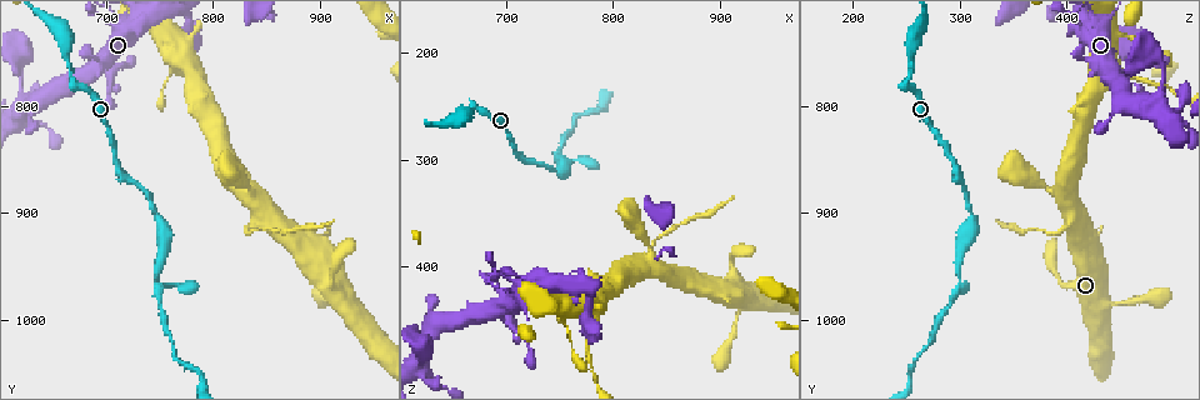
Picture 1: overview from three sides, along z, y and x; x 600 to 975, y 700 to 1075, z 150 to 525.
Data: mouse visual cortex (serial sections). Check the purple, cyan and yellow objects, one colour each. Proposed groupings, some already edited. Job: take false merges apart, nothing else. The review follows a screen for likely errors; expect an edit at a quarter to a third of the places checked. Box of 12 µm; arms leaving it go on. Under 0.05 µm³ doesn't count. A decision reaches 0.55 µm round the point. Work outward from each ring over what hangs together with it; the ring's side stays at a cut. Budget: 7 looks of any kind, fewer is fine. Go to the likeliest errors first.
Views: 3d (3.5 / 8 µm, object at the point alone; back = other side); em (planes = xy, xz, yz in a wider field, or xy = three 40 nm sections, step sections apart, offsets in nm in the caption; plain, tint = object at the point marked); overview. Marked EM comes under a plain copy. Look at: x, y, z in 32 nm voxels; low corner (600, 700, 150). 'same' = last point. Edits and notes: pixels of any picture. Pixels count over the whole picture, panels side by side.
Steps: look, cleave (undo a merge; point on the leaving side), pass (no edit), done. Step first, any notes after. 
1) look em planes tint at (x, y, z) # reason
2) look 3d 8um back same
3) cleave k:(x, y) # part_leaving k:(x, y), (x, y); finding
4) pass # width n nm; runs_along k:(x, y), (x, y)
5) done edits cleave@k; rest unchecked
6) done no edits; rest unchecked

look 3d 3.5um at (746, 968, 298) # three arms meet

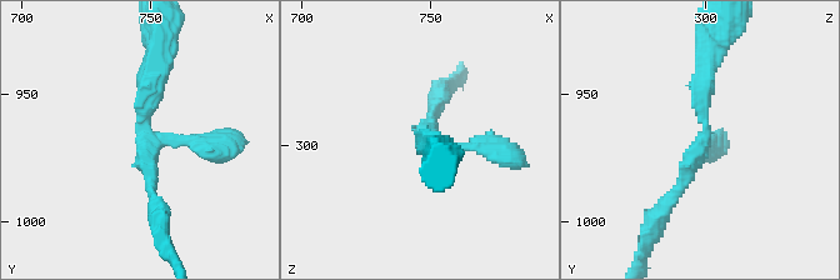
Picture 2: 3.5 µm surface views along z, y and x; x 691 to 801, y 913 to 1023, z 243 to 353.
look em xy step 5 tint at (748, 964, 301) # arms 3; arm_widths 200, 200, 300 nm

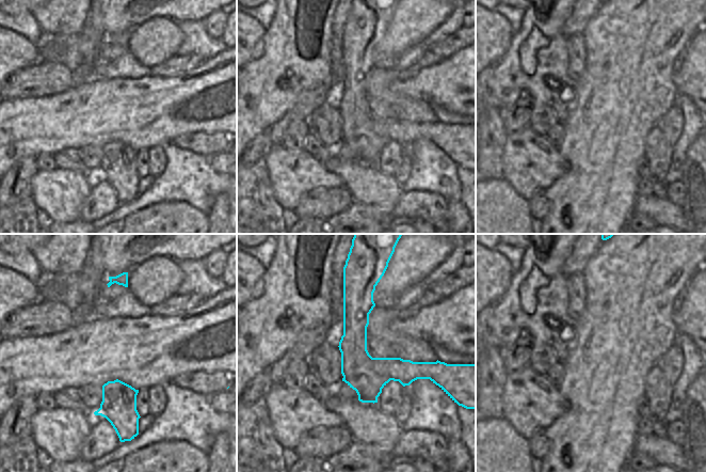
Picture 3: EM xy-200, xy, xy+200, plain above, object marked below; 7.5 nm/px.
cleave 2:(213, 153) # width 300 nm; part_leaving 2:(179, 143), (248, 143); a second cell is stuck on

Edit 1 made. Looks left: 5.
look 3d 3.5um at (832, 920, 392)

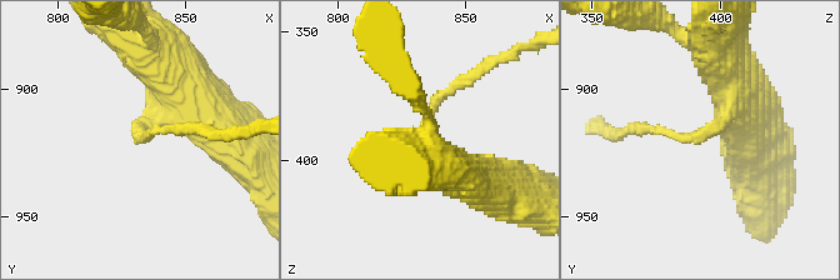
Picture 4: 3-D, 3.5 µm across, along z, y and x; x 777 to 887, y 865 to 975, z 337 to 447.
look em xy step 5 tint at (831, 919, 391) # arm_widths 150, 450 nm; now the EM

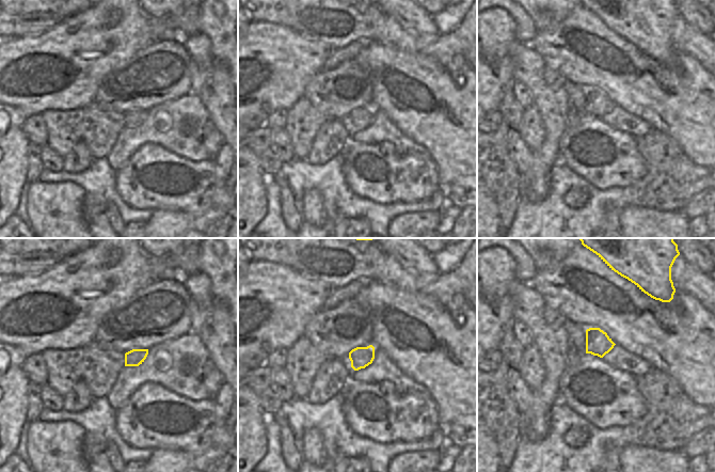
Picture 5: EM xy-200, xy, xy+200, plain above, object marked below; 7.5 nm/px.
pass # runs_along 4:(734, 89), (696, 139), (639, 128); one cell here

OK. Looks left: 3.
look 3d 8um at (702, 770, 456)

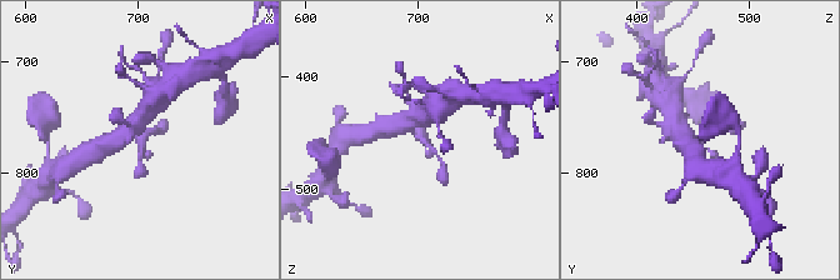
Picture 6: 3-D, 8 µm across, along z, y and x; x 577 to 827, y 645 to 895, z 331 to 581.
look em xy step 3 tint at (702, 770, 456)

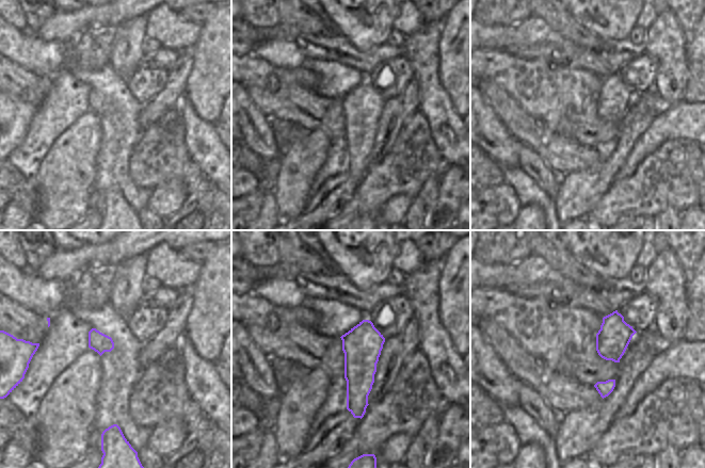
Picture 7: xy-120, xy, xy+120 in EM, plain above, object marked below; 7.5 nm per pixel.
pass # runs_along 6:(674, 126), (699, 138), (693, 173); all the same cell

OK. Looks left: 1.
done edits cleave@2; rest unchecked

